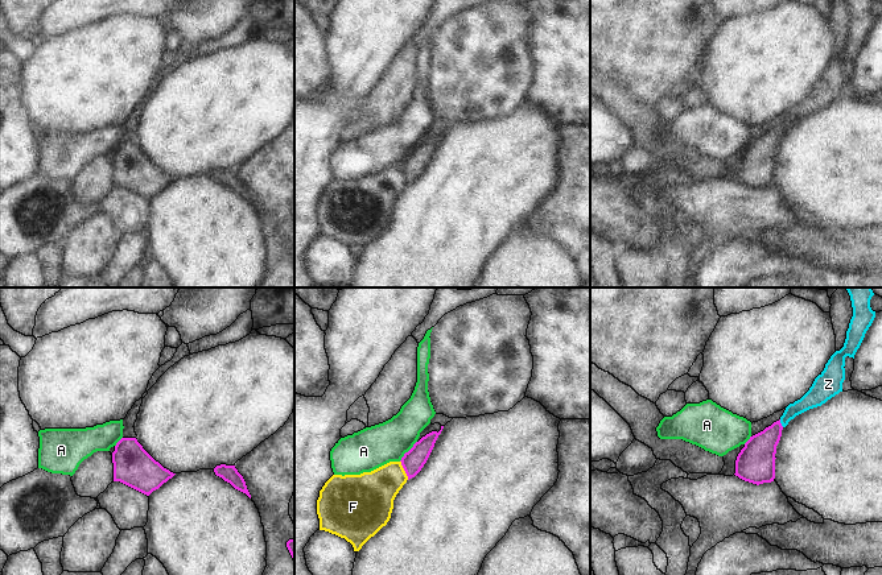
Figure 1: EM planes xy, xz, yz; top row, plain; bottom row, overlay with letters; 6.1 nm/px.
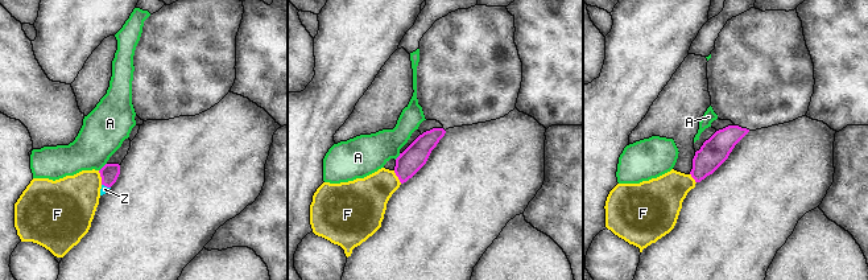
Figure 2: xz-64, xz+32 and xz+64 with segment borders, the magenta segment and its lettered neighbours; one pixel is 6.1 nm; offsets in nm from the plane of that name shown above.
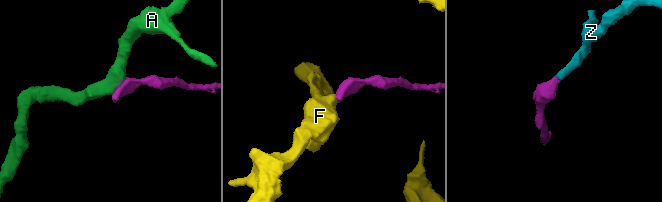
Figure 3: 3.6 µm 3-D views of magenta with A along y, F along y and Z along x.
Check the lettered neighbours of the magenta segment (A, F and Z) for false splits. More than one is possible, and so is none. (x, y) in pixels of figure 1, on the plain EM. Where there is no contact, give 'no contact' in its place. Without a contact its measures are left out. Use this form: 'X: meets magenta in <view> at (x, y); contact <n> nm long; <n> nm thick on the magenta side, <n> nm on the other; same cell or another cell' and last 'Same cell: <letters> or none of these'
A: meets magenta in xz at (408, 156); contact 170 nm long; 140 nm thick on the magenta side, 260 nm on the other; another cell
F: meets magenta in xz at (404, 174); contact 130 nm long; 140 nm thick on the magenta side, 280 nm on the other; another cell
Z: meets magenta in yz at (780, 128); contact 50 nm long; 200 nm thick on the magenta side, 110 nm on the other; same cell
Same cell: Z

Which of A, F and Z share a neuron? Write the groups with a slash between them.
A / F / Z

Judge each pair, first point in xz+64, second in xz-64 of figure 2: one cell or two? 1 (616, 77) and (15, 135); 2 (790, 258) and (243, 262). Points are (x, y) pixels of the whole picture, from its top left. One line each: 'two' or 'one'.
1: one
2: one

